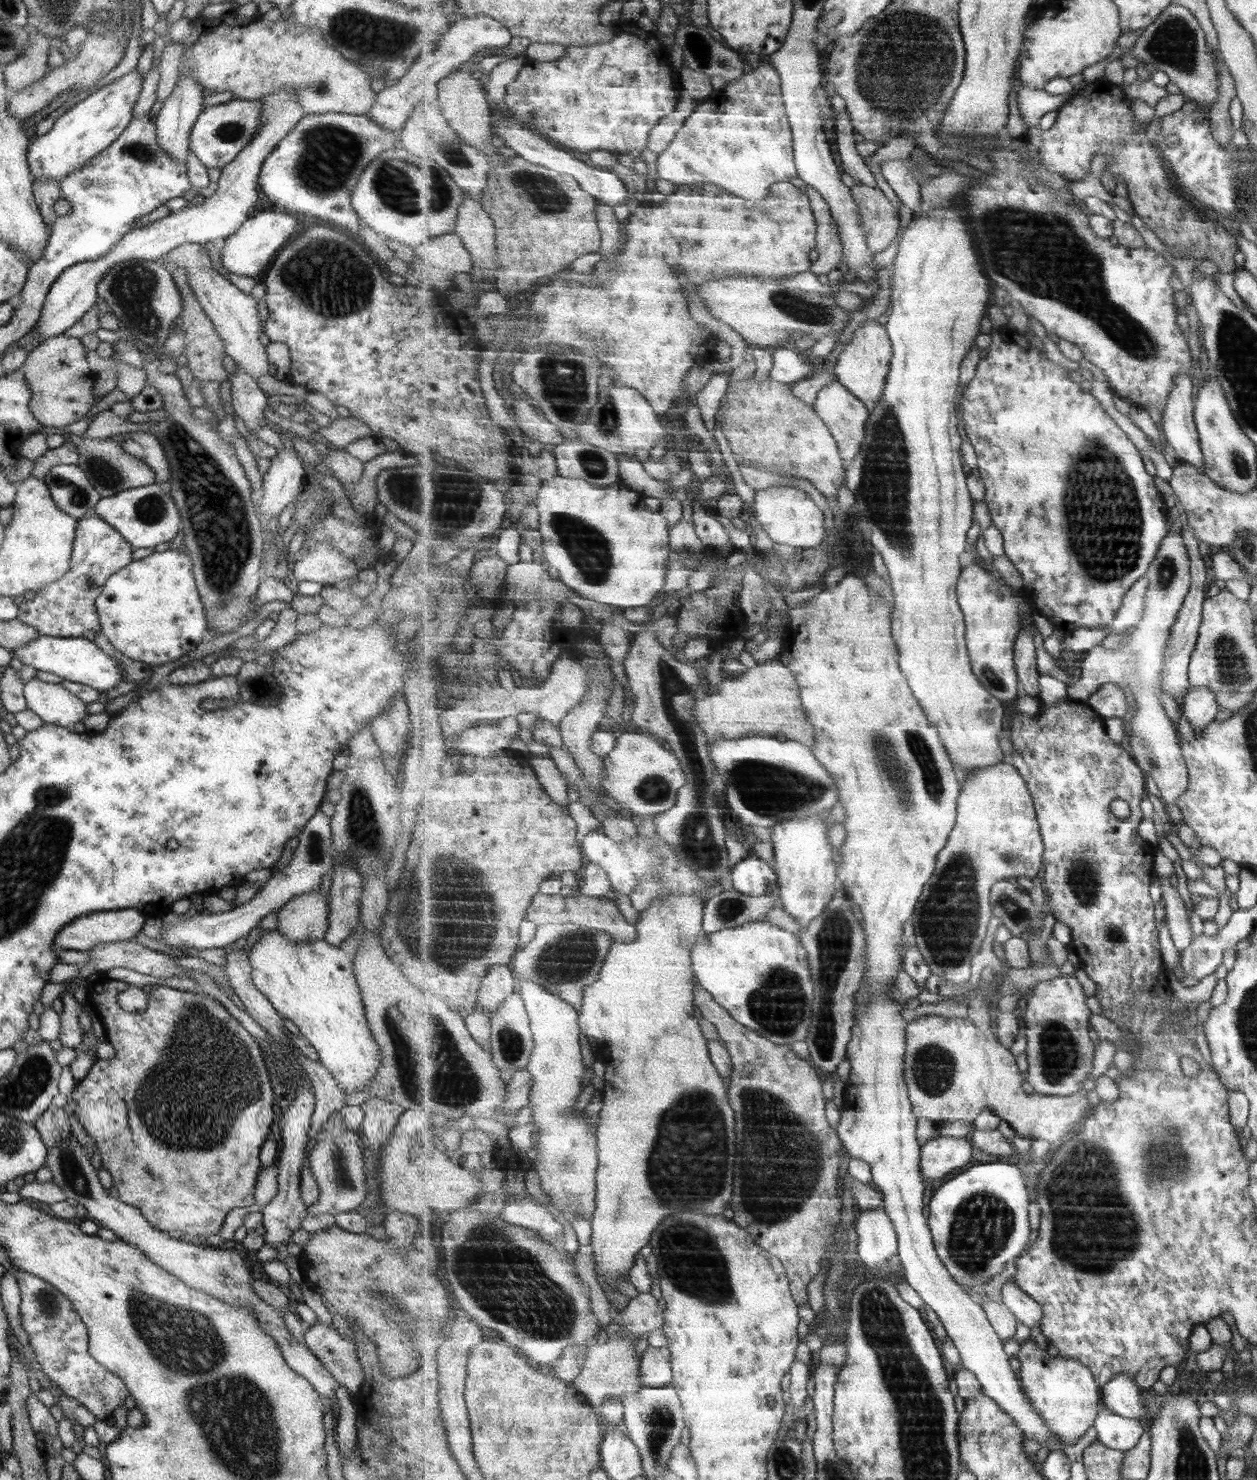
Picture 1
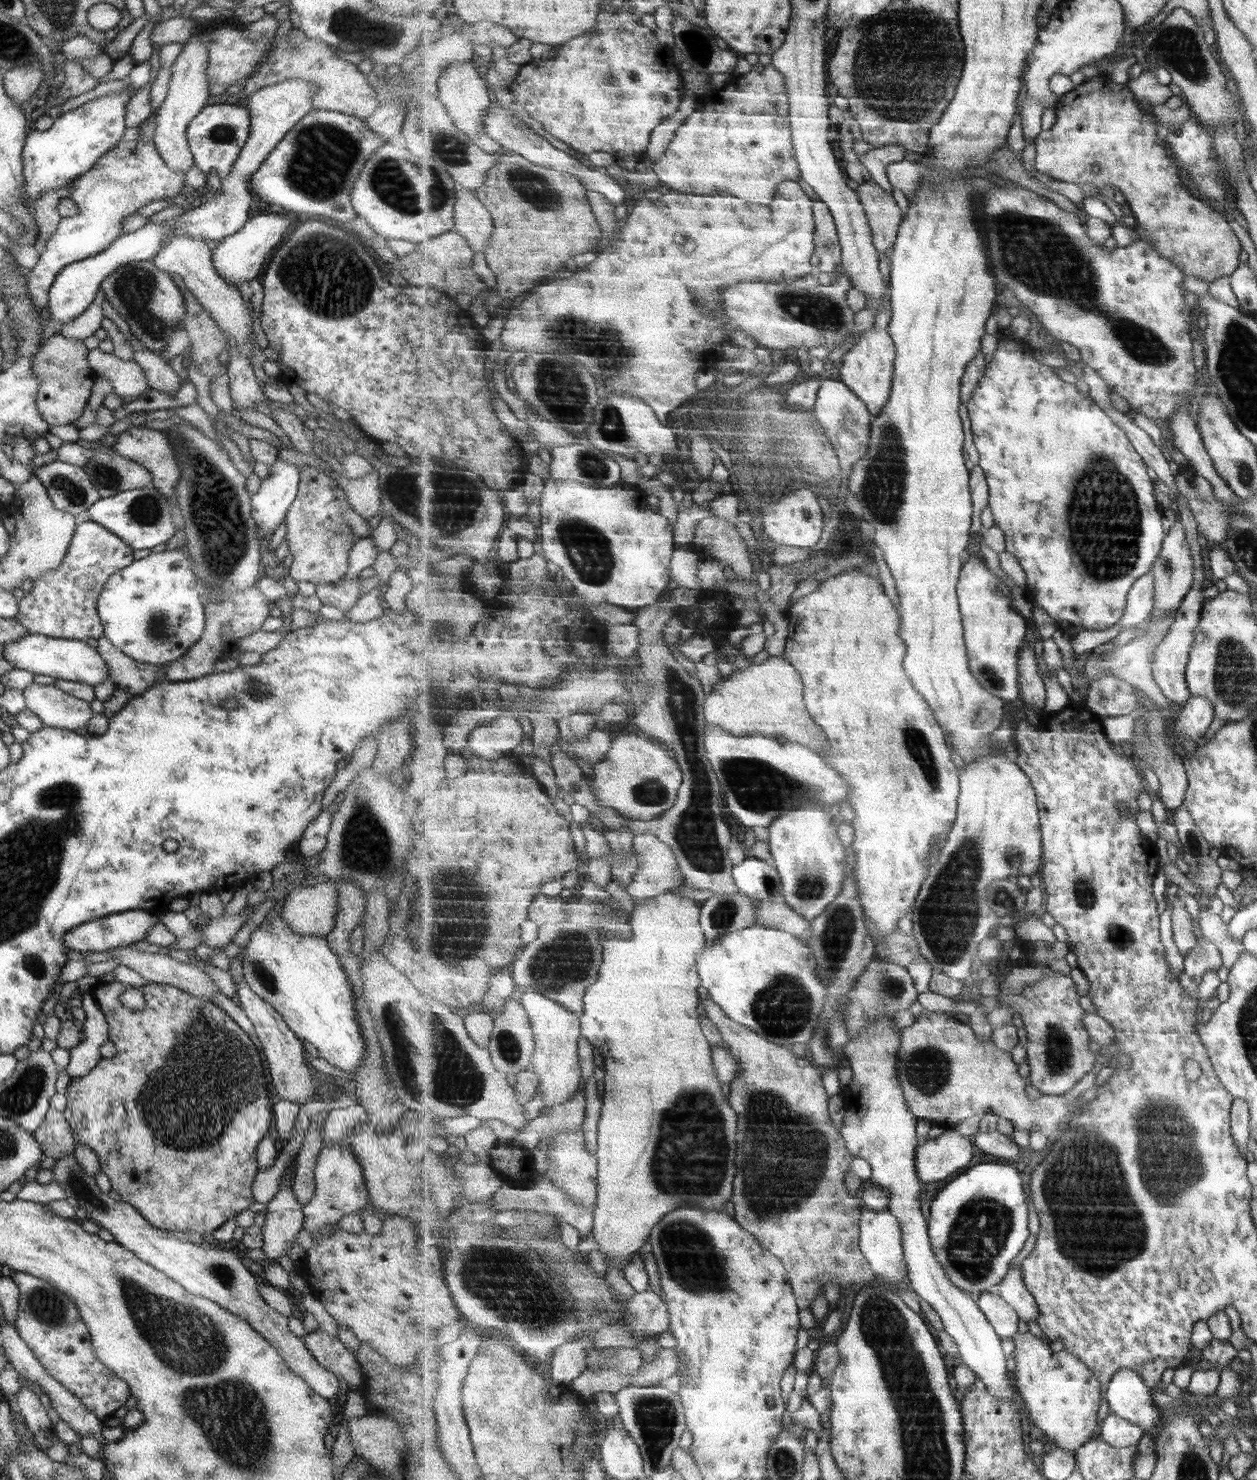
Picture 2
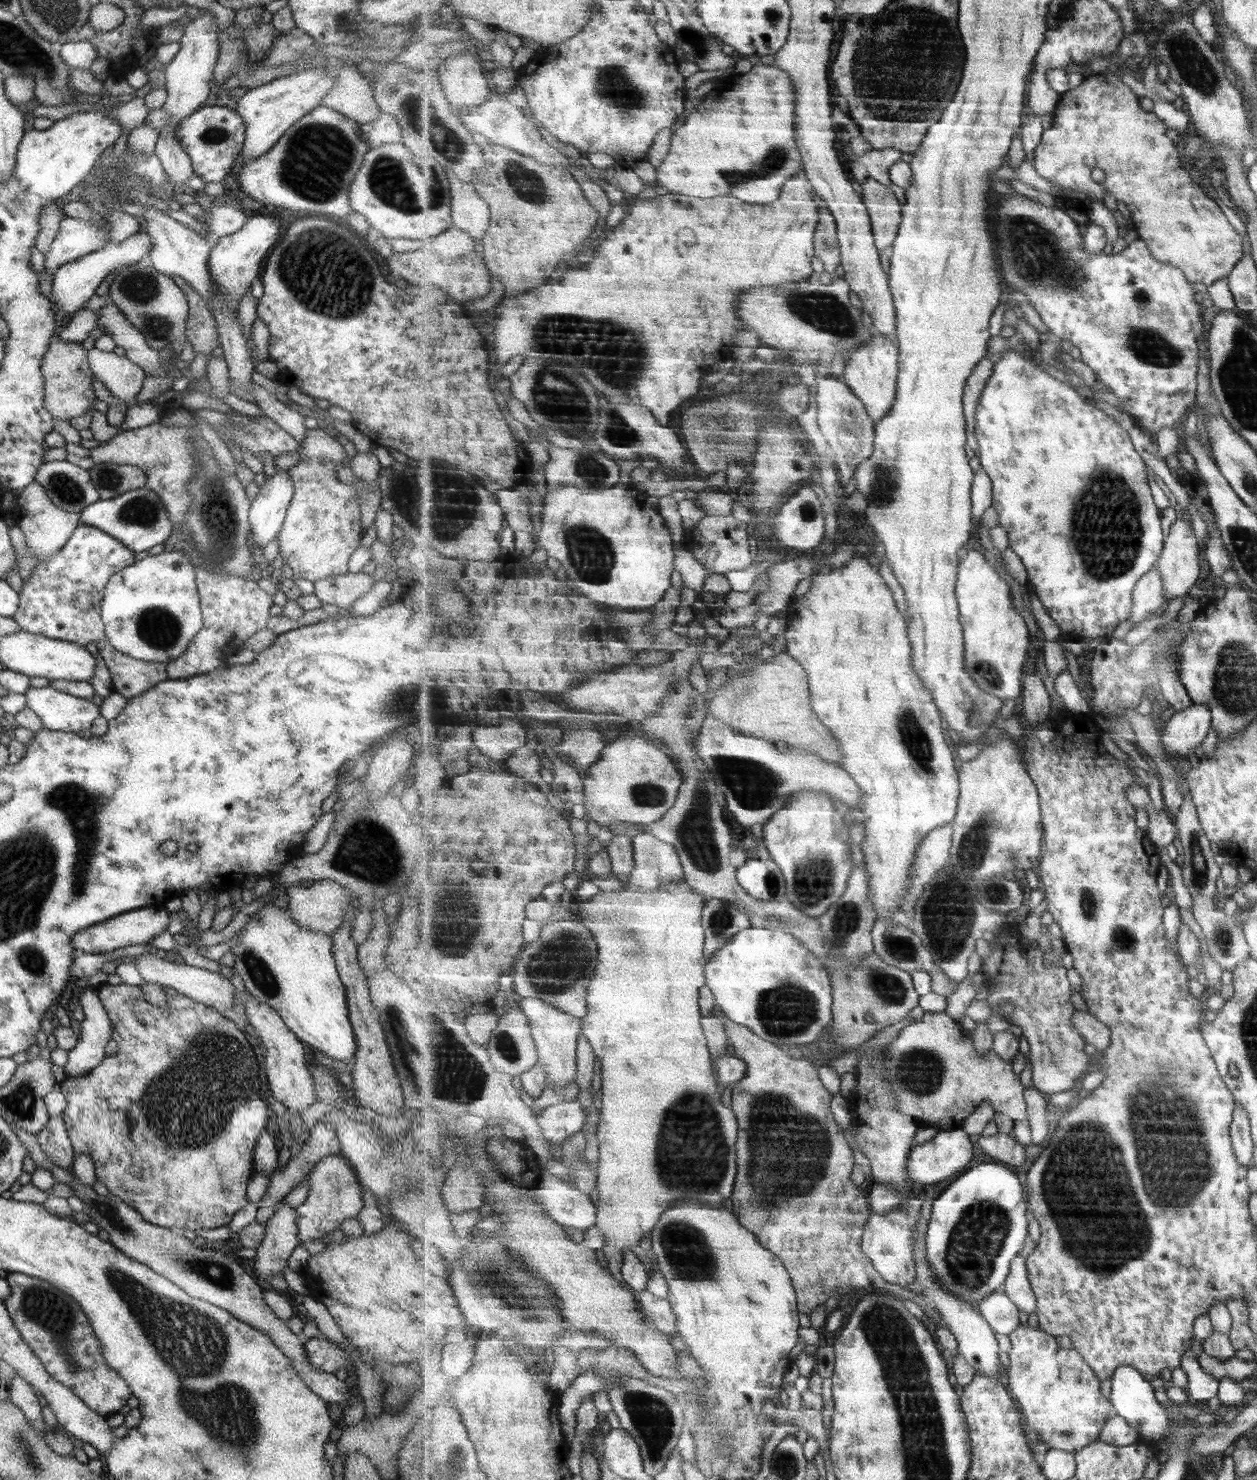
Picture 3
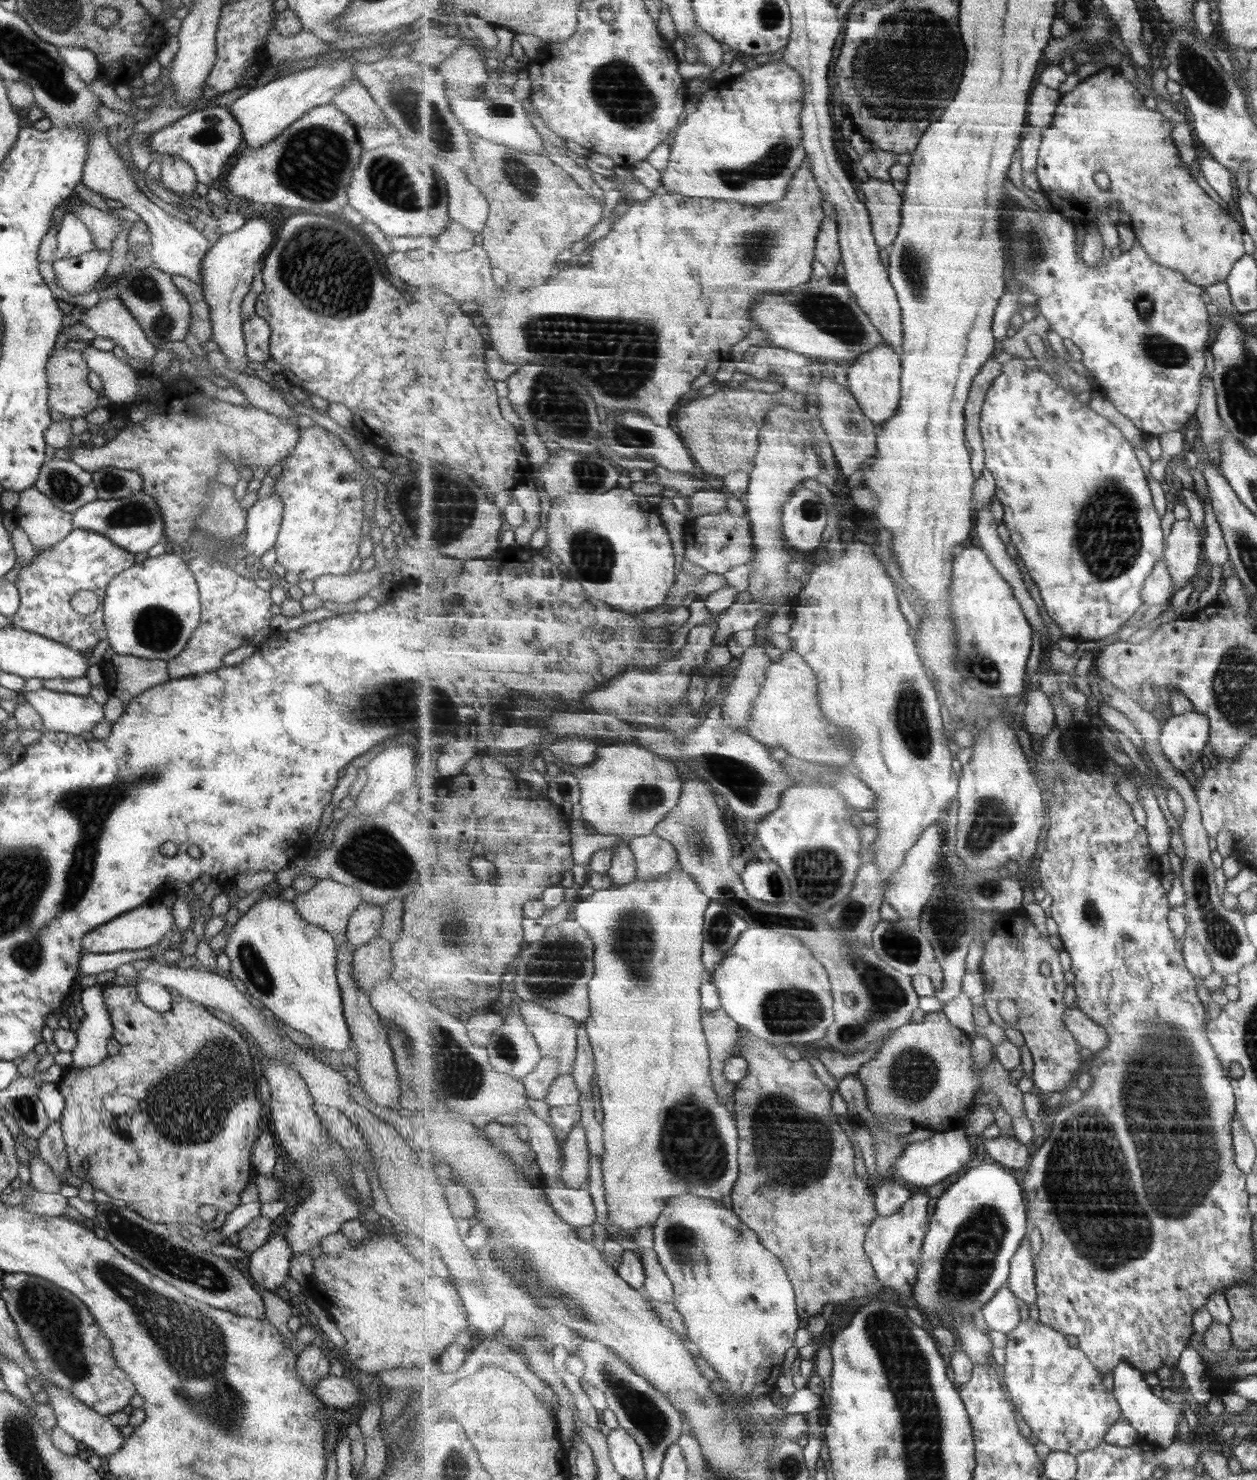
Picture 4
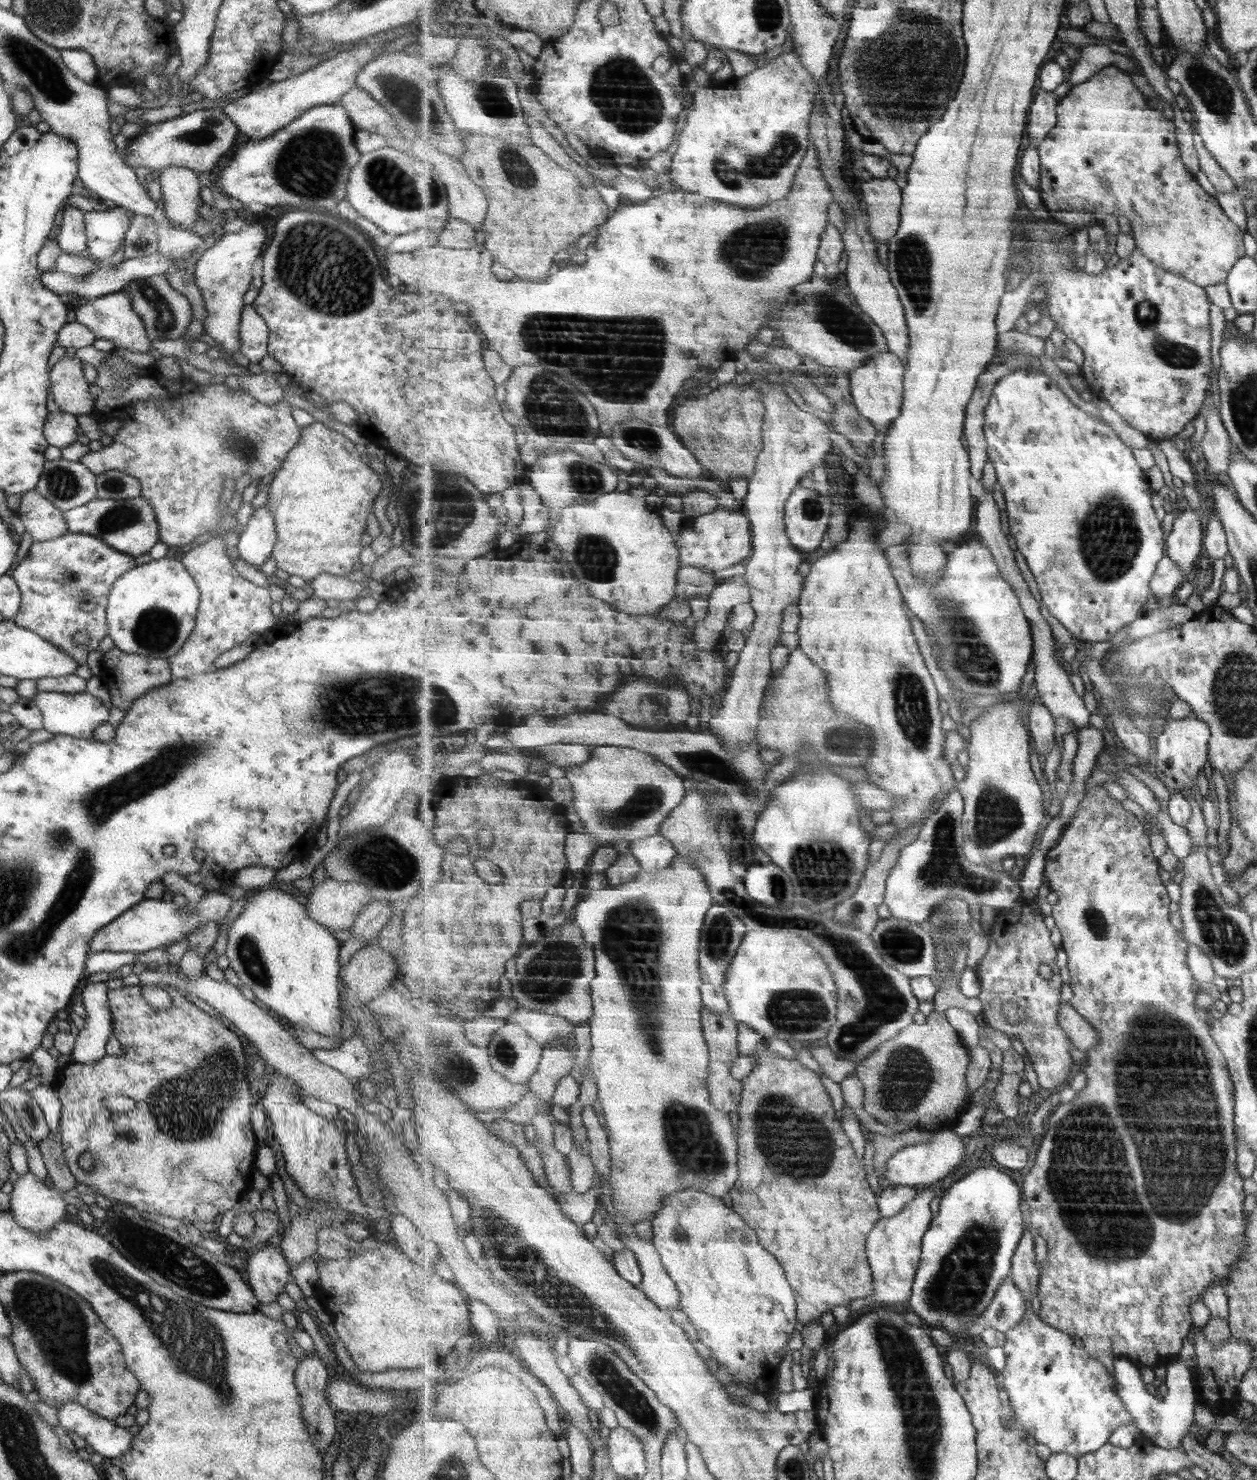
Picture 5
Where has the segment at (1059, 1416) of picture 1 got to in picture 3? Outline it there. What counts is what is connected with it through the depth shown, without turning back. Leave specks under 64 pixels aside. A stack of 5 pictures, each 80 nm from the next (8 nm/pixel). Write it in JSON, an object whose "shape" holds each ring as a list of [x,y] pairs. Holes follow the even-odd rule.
{"shape":[[[1030,1324],[1026,1326],[1020,1325],[1017,1330],[1014,1330],[1009,1335],[1009,1338],[1012,1345],[1009,1350],[1011,1362],[1006,1369],[1007,1378],[1005,1382],[1010,1388],[1012,1395],[1015,1396],[1015,1400],[1019,1401],[1021,1411],[1024,1414],[1024,1423],[1029,1426],[1033,1426],[1032,1428],[1035,1429],[1040,1436],[1039,1440],[1048,1444],[1050,1449],[1062,1449],[1069,1453],[1077,1453],[1083,1448],[1094,1444],[1095,1441],[1101,1440],[1100,1437],[1102,1436],[1103,1429],[1105,1429],[1105,1424],[1109,1421],[1109,1418],[1115,1414],[1115,1410],[1111,1405],[1109,1397],[1105,1398],[1105,1396],[1103,1396],[1103,1392],[1101,1392],[1101,1380],[1094,1369],[1090,1367],[1090,1364],[1087,1364],[1087,1361],[1083,1358],[1082,1353],[1077,1352],[1075,1349],[1061,1348],[1061,1344],[1059,1344],[1059,1340],[1057,1340],[1056,1336],[1053,1336],[1041,1329],[1033,1328]]]}

